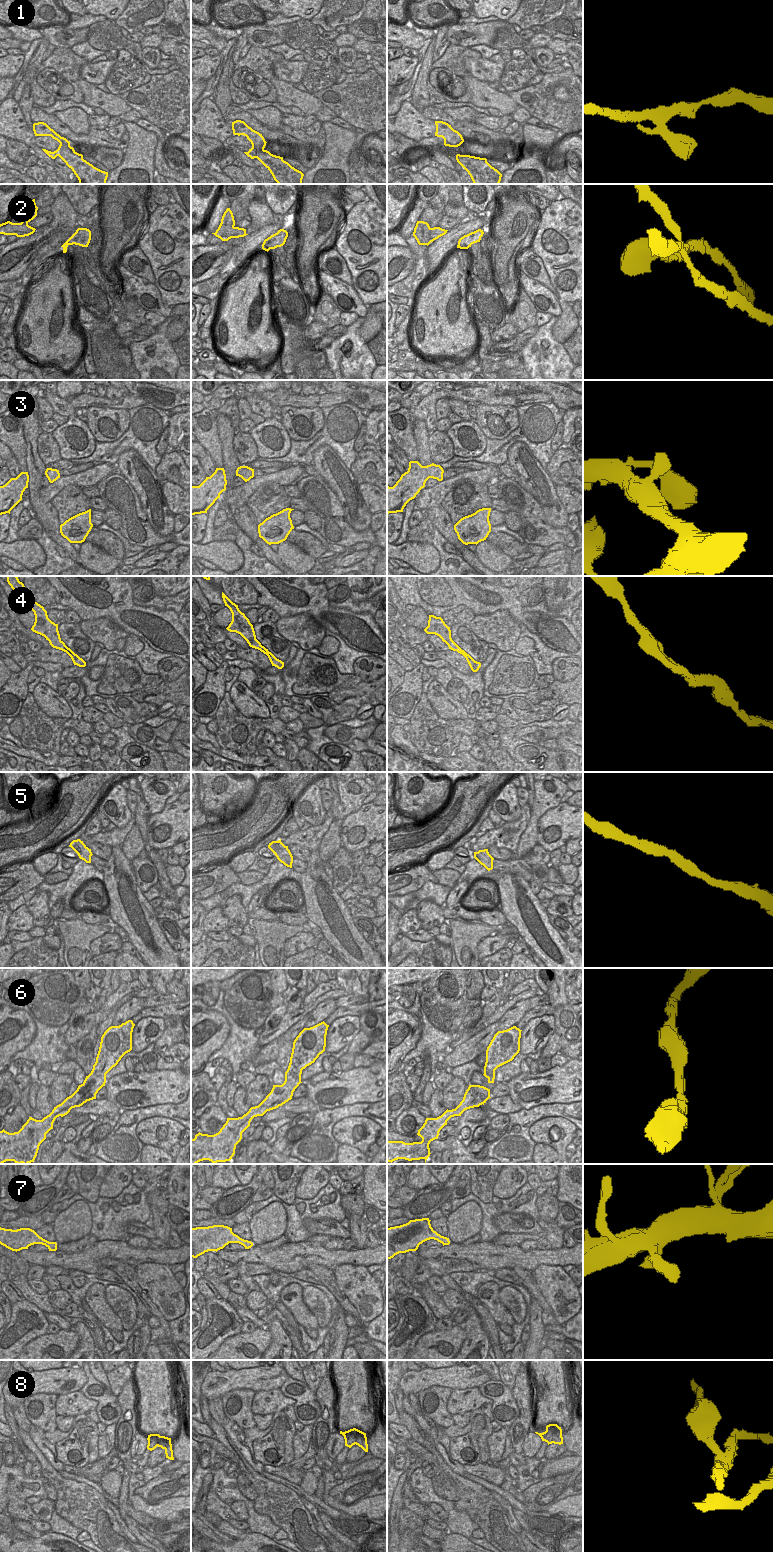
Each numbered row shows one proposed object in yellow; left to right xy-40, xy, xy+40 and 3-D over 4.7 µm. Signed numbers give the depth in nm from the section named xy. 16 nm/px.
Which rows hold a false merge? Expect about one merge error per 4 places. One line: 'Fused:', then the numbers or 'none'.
Fused: 2, 8

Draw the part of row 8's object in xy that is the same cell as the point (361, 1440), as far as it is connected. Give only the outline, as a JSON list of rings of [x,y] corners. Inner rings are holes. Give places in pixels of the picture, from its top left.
[[[356,1428],[350,1429],[349,1431],[356,1435],[356,1445],[361,1447],[365,1452],[368,1452],[366,1433],[364,1433]]]

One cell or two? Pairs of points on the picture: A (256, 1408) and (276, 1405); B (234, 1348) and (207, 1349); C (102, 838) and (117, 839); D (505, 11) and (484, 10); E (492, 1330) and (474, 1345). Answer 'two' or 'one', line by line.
A: one
B: two
C: one
D: one
E: two

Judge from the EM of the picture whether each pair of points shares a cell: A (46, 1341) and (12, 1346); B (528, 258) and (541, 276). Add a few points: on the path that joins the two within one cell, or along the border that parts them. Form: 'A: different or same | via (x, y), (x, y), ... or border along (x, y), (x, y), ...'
A: different | border along (45, 1333), (30, 1340), (22, 1349)
B: same | via (529, 262), (538, 272)

